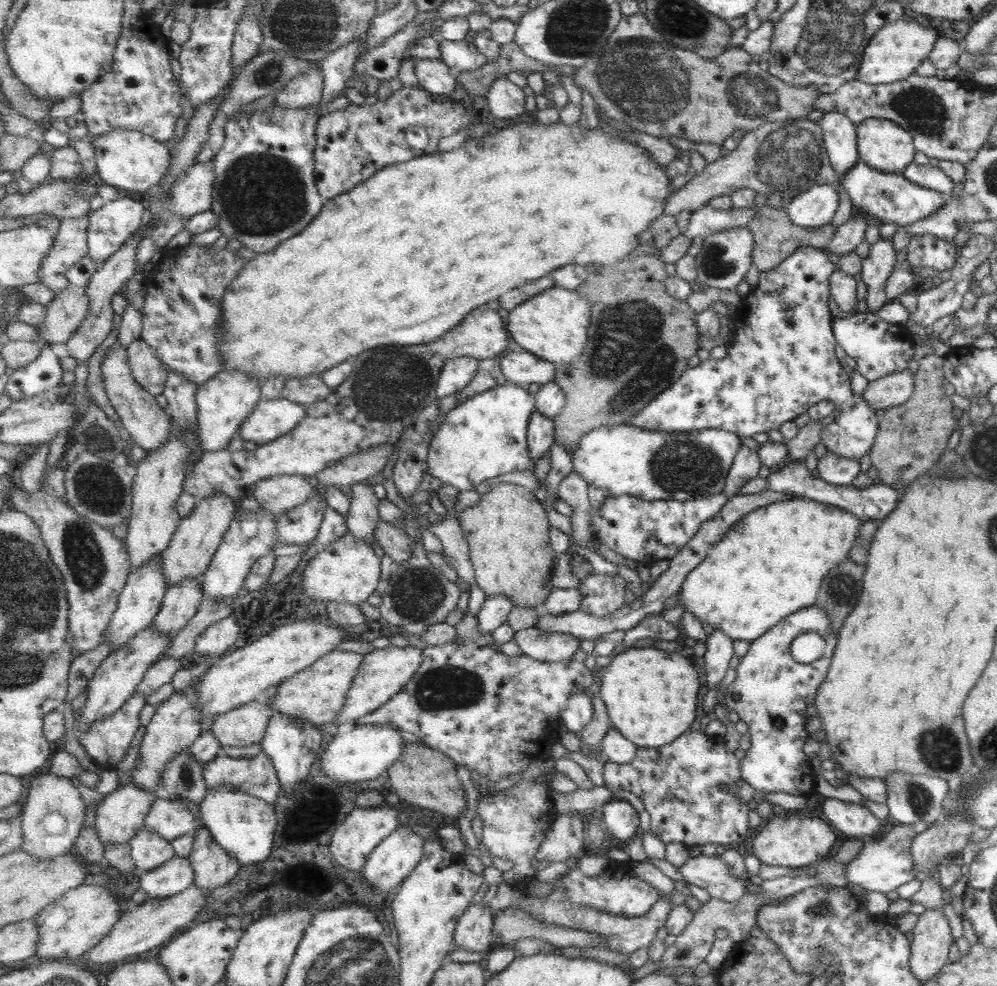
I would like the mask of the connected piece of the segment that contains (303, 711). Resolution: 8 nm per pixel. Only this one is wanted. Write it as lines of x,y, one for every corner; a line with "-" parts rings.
336,649
333,653
322,657
309,669
282,683
278,695
273,701
268,700
268,704
275,714
303,718
318,727
328,722
336,723
345,709
349,692
353,689
354,680
364,661
365,654

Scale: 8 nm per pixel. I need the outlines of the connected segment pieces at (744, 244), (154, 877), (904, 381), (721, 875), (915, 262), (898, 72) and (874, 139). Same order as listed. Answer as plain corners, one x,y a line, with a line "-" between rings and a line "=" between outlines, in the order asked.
747,225
729,228
703,238
701,253
696,254
697,285
707,285
722,290
740,290
738,284
745,282
746,272
752,264
754,239
=
176,855
165,865
151,871
143,871
141,889
150,898
174,898
185,893
197,882
196,869
189,858
=
909,369
869,381
863,396
872,409
890,409
912,397
914,374
=
718,854
692,856
680,868
680,874
687,883
702,889
710,890
710,898
725,902
740,902
745,894
745,886
749,880
738,880
732,876
731,868
724,863
=
933,234
914,235
906,247
907,264
914,267
951,270
958,257
957,247
=
898,19
886,23
876,31
860,53
860,63
857,70
857,79
866,84
890,84
897,80
908,78
915,73
916,68
928,59
935,42
940,34
930,26
924,26
910,20
=
866,118
856,127
859,158
885,173
902,173
913,162
912,135
885,118

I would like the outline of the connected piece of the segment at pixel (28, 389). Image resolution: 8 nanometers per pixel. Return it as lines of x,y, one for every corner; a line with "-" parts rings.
48,343
38,360
11,374
7,392
14,401
24,401
37,393
48,392
64,382
66,370
62,368
62,359

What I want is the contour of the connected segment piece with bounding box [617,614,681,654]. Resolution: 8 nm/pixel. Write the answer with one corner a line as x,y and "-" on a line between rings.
650,614
644,618
636,628
626,630
626,640
617,649
618,654
631,648
631,645
640,638
652,638
654,640
672,641
680,636
679,629
667,622
661,614

